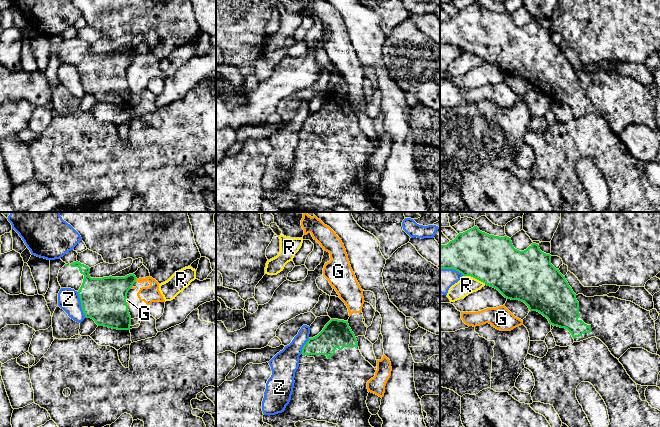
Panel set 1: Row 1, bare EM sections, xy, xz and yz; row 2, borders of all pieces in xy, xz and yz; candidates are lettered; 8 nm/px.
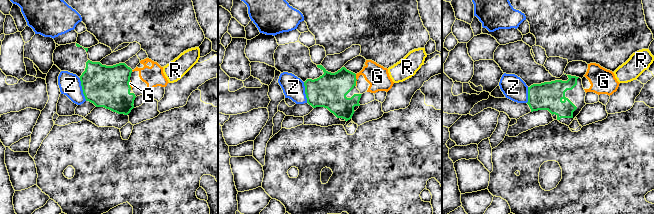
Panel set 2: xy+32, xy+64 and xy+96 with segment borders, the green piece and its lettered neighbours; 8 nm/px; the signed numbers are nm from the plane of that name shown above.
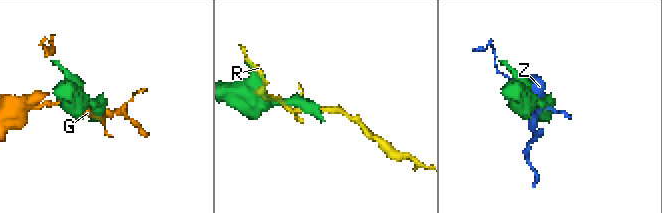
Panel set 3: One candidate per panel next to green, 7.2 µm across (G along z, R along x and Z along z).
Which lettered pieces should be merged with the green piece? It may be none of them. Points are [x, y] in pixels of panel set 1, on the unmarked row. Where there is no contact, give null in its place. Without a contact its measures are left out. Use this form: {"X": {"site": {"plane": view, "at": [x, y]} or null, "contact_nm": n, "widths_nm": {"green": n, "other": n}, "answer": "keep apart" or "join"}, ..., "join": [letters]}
{"G": {"site": {"plane": "xy", "at": [135, 56]}, "contact_nm": 40, "widths_nm": {"green": 280, "other": 130}, "answer": "keep apart"}, "R": {"site": {"plane": "yz", "at": [474, 53]}, "contact_nm": 200, "widths_nm": {"green": 400, "other": 150}, "answer": "keep apart"}, "Z": {"site": {"plane": "xy", "at": [81, 81]}, "contact_nm": 220, "widths_nm": {"green": 360, "other": 180}, "answer": "keep apart"}, "join": []}

